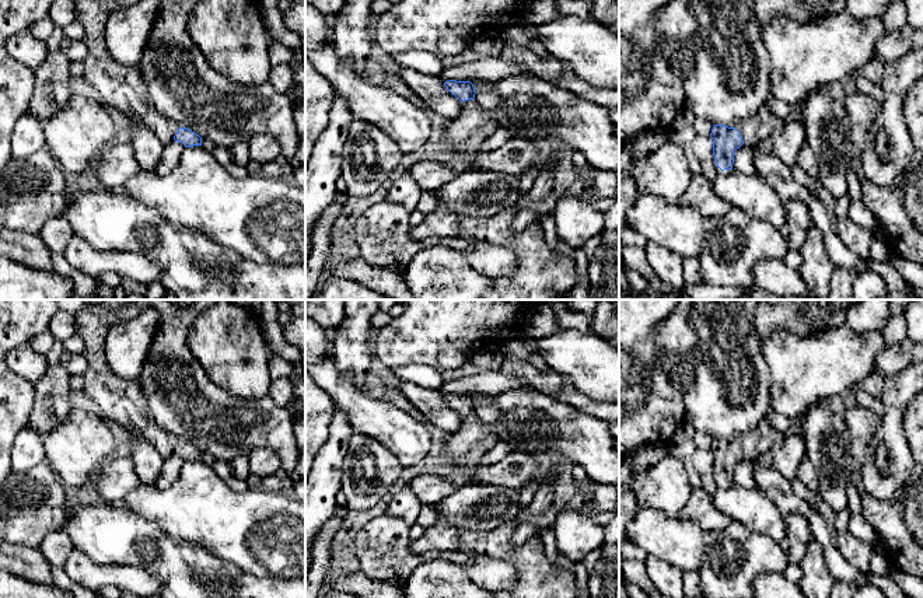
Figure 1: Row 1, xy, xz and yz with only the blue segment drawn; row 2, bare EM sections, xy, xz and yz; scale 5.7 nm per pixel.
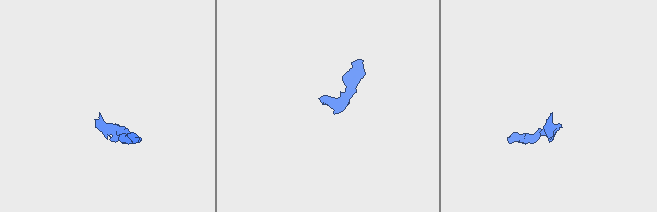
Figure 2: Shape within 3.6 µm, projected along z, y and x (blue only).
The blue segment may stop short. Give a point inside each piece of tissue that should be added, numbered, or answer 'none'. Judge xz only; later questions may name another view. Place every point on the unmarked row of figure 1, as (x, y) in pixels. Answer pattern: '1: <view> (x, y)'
1: xz (464, 447)

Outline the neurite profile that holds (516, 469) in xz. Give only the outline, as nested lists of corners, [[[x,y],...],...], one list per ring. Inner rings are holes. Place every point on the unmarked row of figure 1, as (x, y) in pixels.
[[[510,452],[493,465],[476,465],[466,469],[472,483],[497,485],[520,490],[528,482],[546,479],[550,468],[539,465],[529,454]]]

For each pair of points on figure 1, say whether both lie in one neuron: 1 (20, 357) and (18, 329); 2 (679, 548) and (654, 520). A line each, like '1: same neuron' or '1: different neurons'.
1: different neurons
2: same neuron

